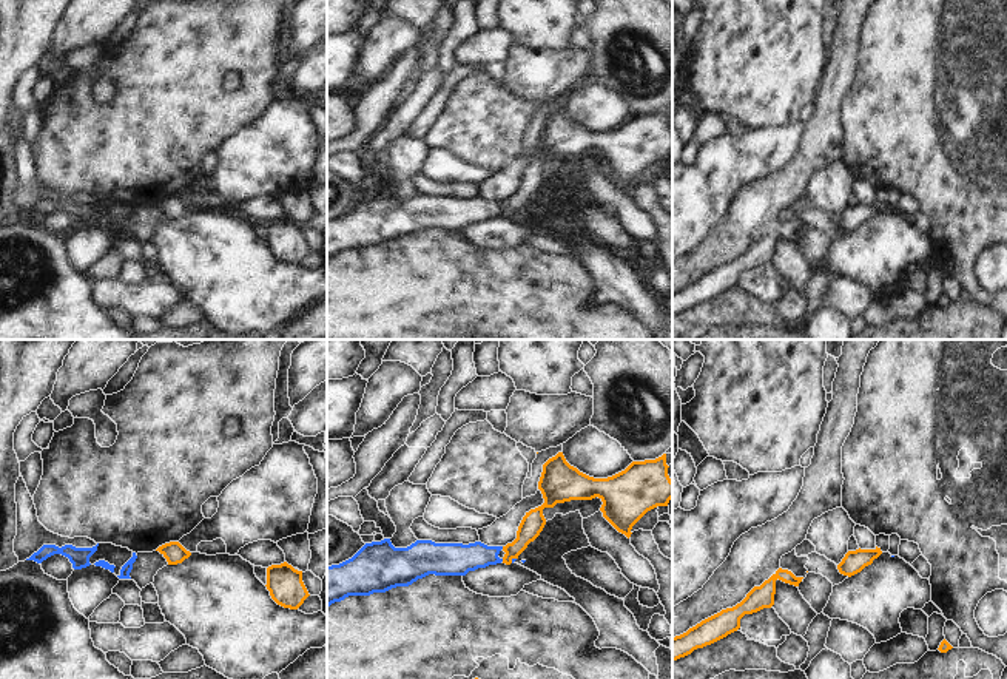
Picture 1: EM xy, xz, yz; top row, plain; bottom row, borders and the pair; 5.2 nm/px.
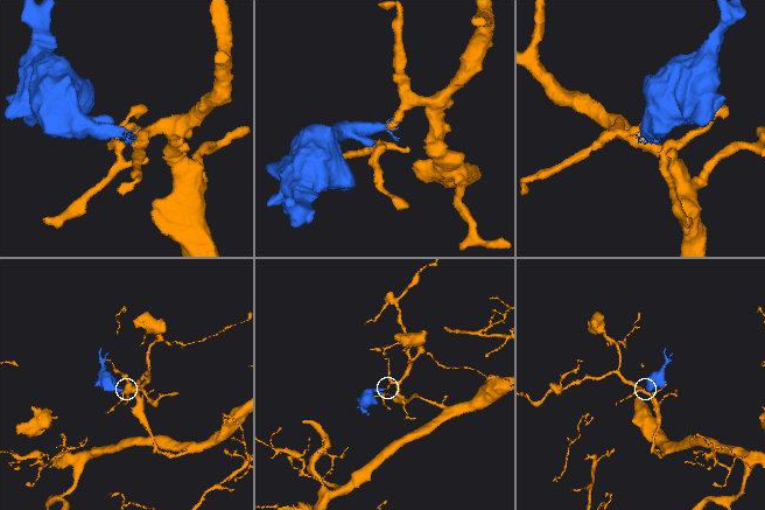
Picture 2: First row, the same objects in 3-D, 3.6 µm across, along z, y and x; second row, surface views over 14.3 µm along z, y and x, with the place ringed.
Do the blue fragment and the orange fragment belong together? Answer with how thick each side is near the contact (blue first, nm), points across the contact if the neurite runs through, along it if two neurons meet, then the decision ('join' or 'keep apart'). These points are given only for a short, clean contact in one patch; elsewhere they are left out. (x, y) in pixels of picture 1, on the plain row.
calibres 20 and 120 nm; border xz (515, 212), (511, 216); keep apart

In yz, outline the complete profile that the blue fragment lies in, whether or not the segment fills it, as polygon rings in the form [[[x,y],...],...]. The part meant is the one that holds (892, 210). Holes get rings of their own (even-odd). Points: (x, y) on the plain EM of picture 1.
[[[882,207],[871,219],[860,227],[833,241],[833,247],[823,269],[830,273],[840,273],[867,282],[876,298],[887,296],[902,287],[899,272],[907,262],[922,264],[931,255],[931,239],[899,210]]]

